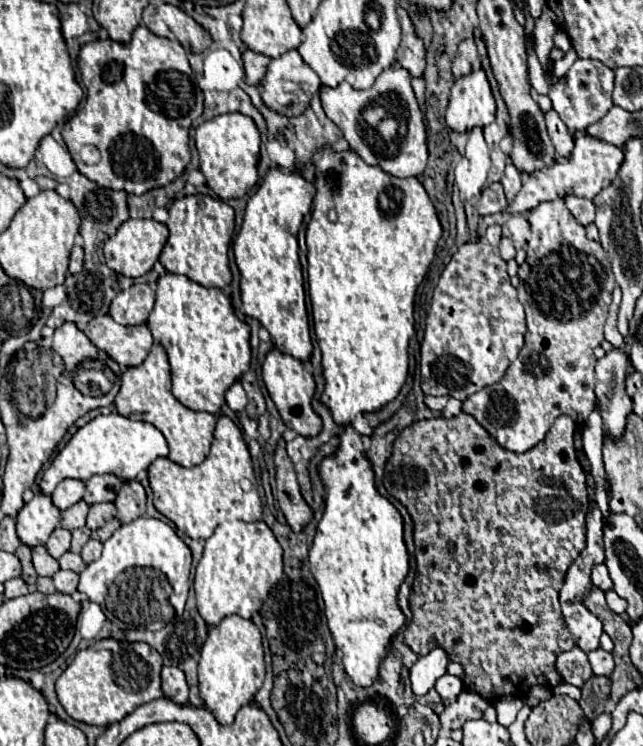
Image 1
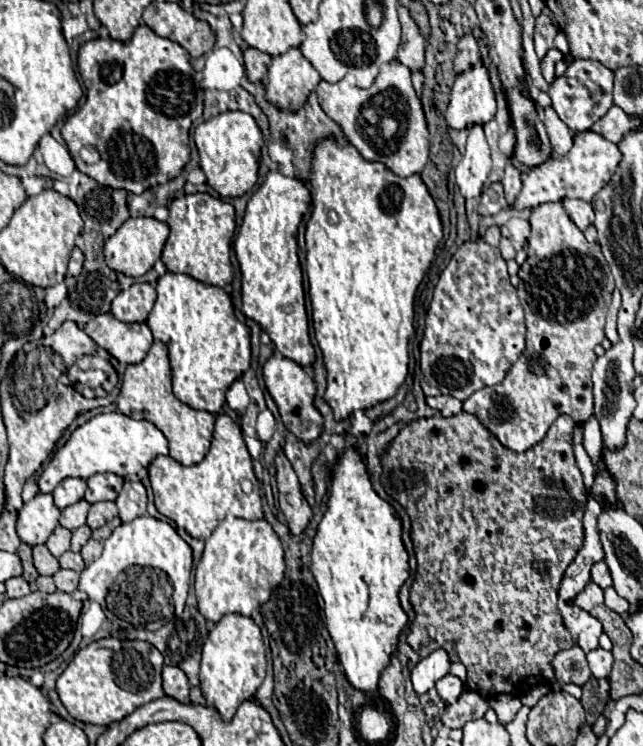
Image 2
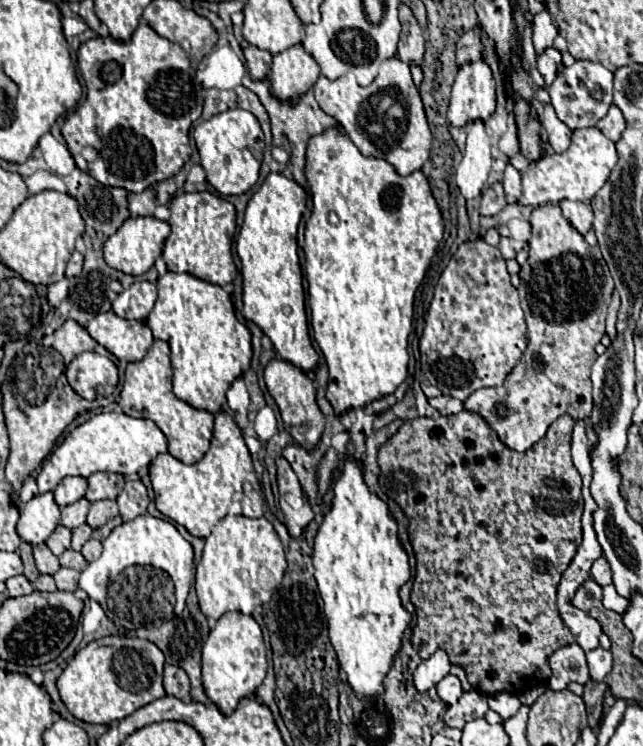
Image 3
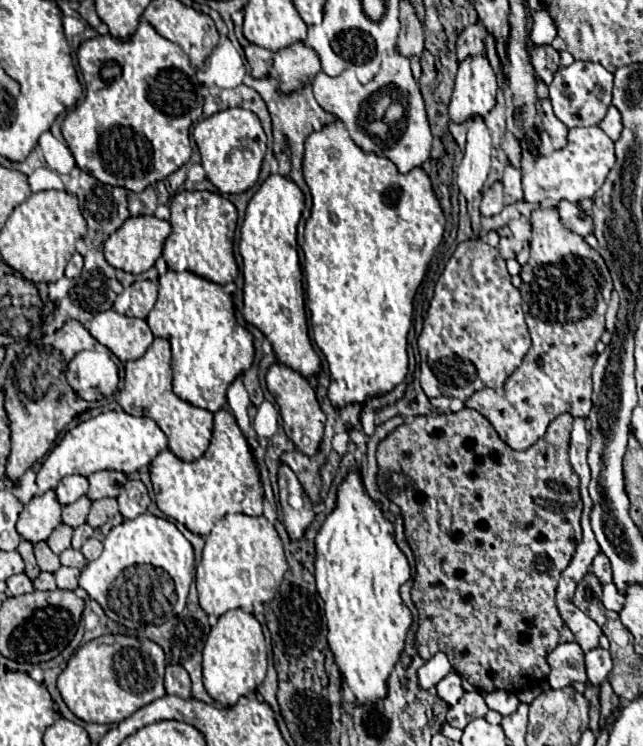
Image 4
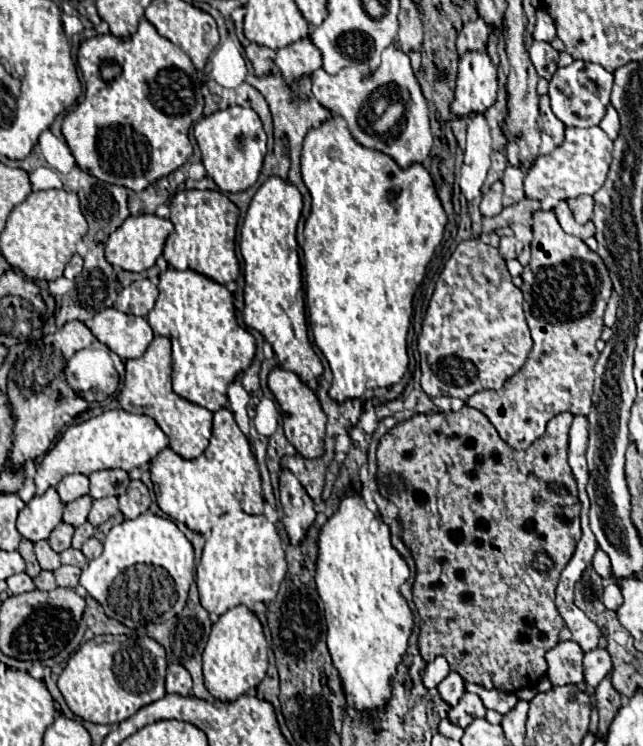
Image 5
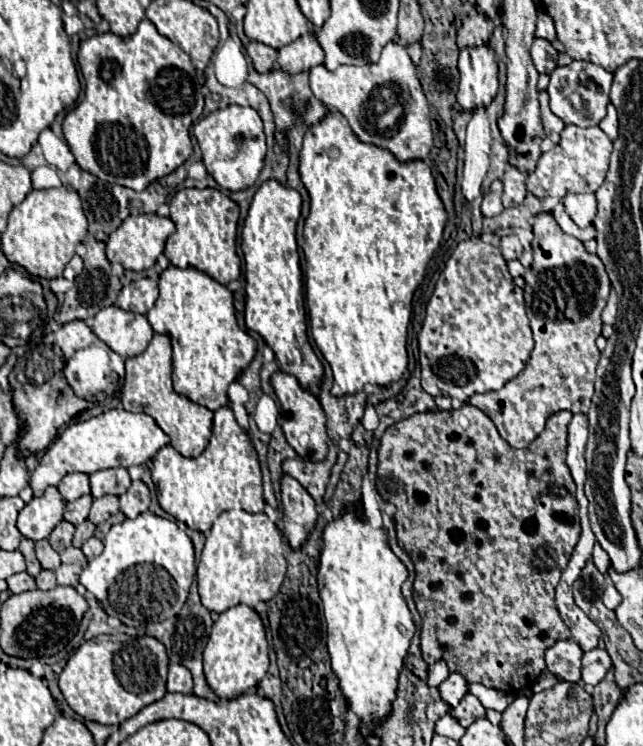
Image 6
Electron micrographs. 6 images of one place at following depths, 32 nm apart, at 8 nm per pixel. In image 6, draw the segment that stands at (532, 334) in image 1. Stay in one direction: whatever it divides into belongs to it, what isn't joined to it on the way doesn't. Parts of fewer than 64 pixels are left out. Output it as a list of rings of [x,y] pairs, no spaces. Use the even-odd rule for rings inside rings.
[[[540,212],[534,216],[534,260],[532,260],[532,276],[534,282],[524,286],[524,300],[526,300],[526,314],[530,320],[530,328],[534,334],[534,350],[526,368],[504,384],[498,392],[484,392],[472,396],[468,402],[480,408],[498,428],[500,436],[512,448],[528,448],[532,440],[536,440],[546,420],[562,410],[570,410],[572,414],[586,414],[590,410],[590,398],[594,394],[594,368],[600,358],[600,350],[596,348],[596,338],[602,332],[602,310],[606,304],[606,292],[610,292],[610,280],[602,260],[596,254],[590,254],[580,240],[562,232],[550,212]]]

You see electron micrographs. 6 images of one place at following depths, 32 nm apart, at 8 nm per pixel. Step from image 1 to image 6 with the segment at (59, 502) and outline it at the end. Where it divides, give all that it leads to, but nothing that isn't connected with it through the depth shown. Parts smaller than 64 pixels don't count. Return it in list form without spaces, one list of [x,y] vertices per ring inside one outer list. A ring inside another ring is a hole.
[[[66,474],[58,484],[58,492],[62,494],[66,502],[72,502],[84,494],[90,494],[88,476],[86,474]]]

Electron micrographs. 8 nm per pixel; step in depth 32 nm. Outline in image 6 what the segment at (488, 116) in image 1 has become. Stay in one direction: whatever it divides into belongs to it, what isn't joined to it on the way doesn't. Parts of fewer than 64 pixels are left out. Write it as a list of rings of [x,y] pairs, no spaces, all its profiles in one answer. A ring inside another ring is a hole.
[[[488,46],[460,50],[458,70],[460,84],[454,110],[474,112],[476,108],[490,106],[498,90],[498,66],[492,50]]]

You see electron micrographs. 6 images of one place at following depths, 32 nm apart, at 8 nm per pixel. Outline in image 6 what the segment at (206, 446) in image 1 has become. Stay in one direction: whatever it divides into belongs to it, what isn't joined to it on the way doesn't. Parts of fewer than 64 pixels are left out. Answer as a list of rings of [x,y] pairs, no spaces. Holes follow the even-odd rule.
[[[154,334],[148,348],[134,358],[126,360],[124,388],[120,390],[120,402],[128,412],[144,412],[156,420],[156,424],[170,438],[170,446],[186,458],[196,458],[204,452],[212,430],[212,412],[200,404],[190,402],[172,388],[172,348],[170,338]]]

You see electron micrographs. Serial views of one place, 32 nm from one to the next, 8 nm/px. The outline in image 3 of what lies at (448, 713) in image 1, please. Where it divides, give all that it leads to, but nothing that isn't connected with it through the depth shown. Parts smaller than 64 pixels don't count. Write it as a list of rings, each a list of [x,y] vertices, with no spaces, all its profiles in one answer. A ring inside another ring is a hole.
[[[470,690],[464,692],[456,704],[448,706],[444,714],[444,724],[450,728],[464,728],[466,722],[484,718],[486,712],[488,712],[488,702],[484,700],[484,696],[476,690]]]

